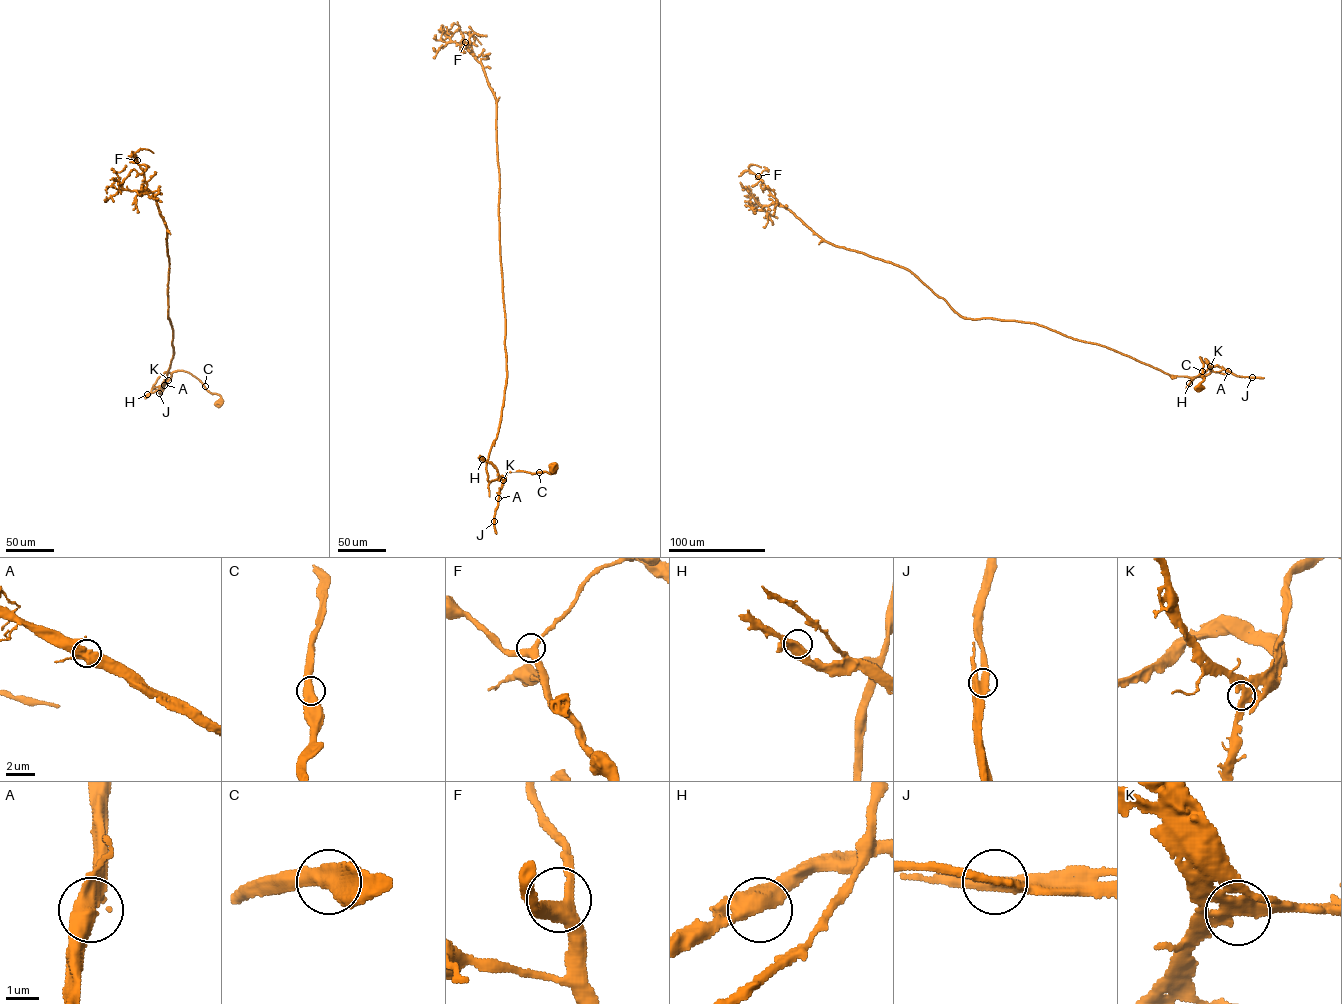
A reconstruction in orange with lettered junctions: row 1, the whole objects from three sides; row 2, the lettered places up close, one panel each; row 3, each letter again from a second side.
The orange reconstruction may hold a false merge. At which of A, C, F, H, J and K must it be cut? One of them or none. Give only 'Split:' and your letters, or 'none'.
Split: none

